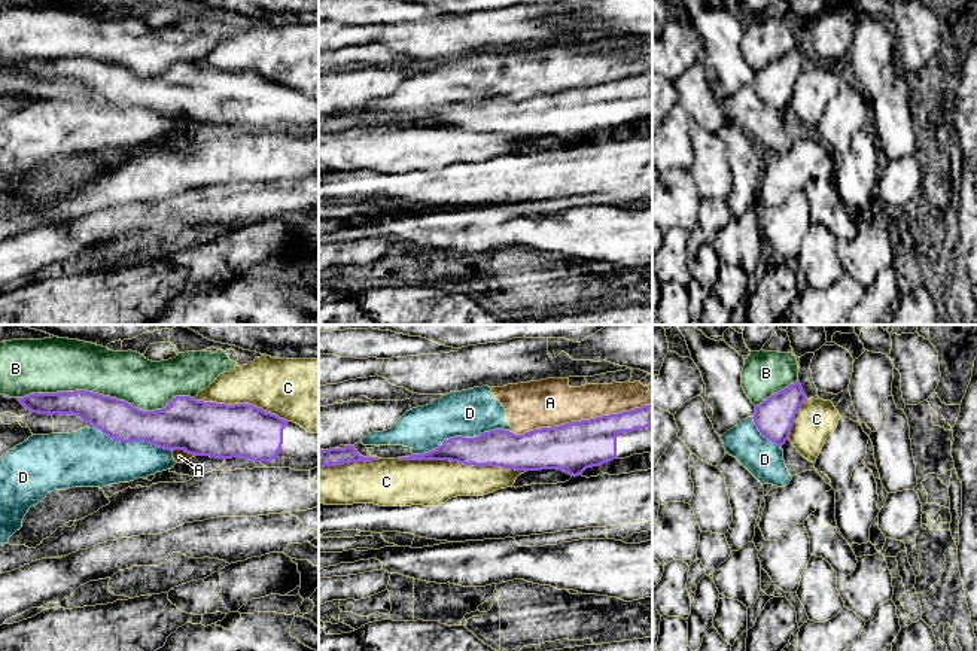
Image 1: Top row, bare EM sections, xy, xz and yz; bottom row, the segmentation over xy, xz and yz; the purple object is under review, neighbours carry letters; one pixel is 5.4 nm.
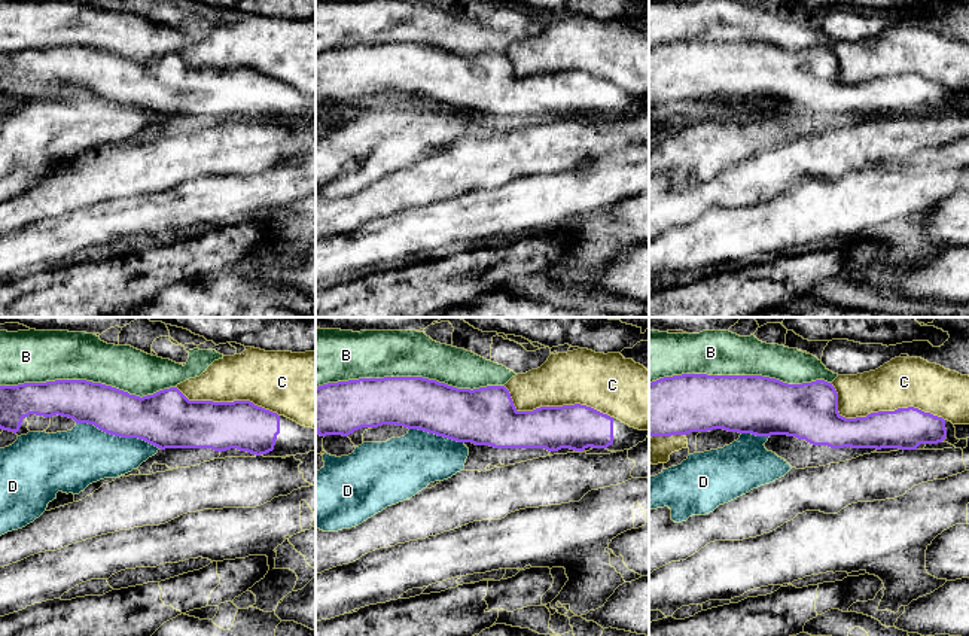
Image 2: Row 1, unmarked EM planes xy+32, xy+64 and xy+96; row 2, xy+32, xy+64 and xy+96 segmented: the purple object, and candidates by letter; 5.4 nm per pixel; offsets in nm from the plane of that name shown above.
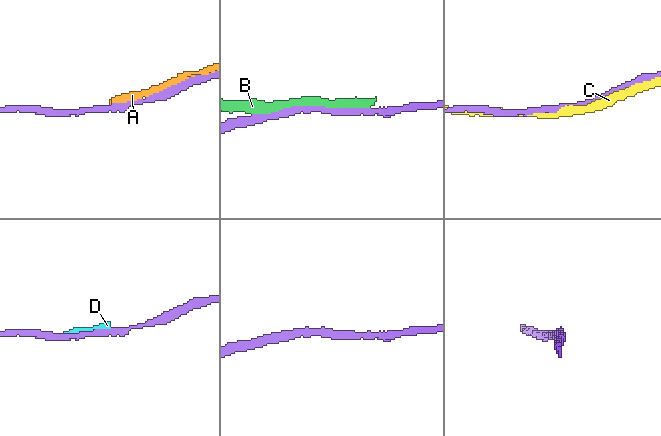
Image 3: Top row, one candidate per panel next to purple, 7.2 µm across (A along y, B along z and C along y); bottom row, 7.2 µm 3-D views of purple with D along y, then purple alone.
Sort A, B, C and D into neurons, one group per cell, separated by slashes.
A D / B / C

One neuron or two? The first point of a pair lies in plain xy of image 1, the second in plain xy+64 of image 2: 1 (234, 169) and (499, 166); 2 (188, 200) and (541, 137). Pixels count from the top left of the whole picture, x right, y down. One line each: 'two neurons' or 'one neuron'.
1: one neuron
2: two neurons

